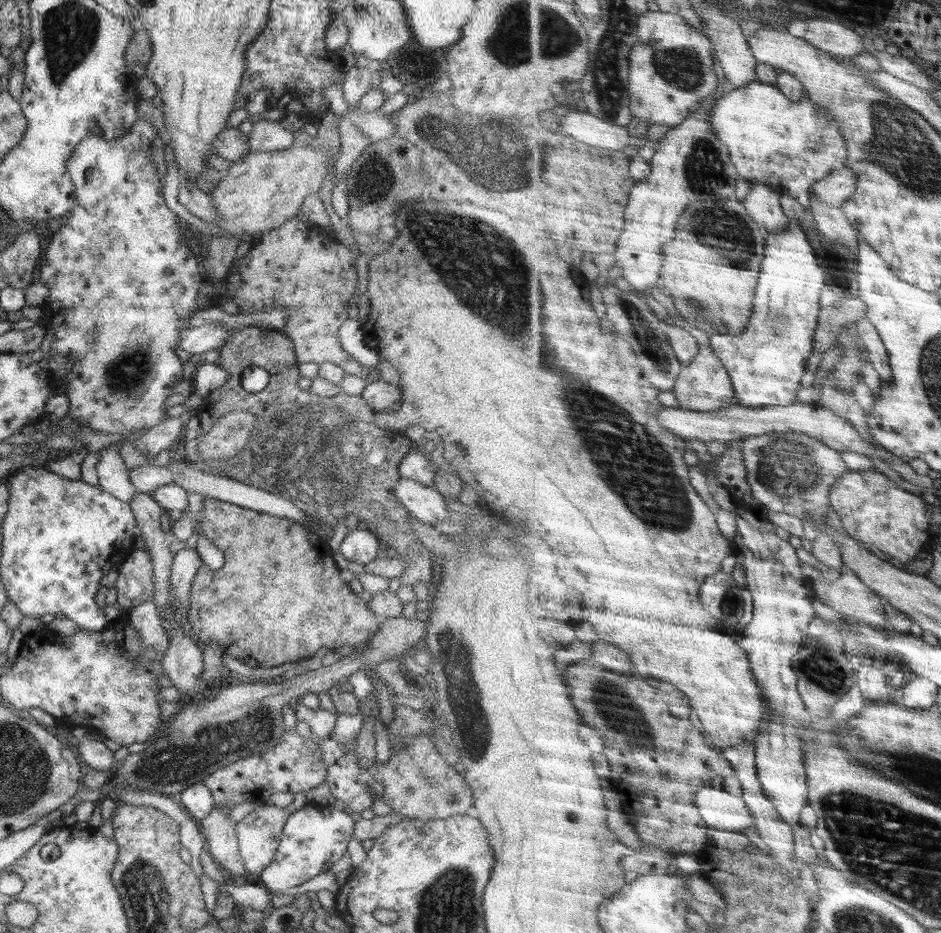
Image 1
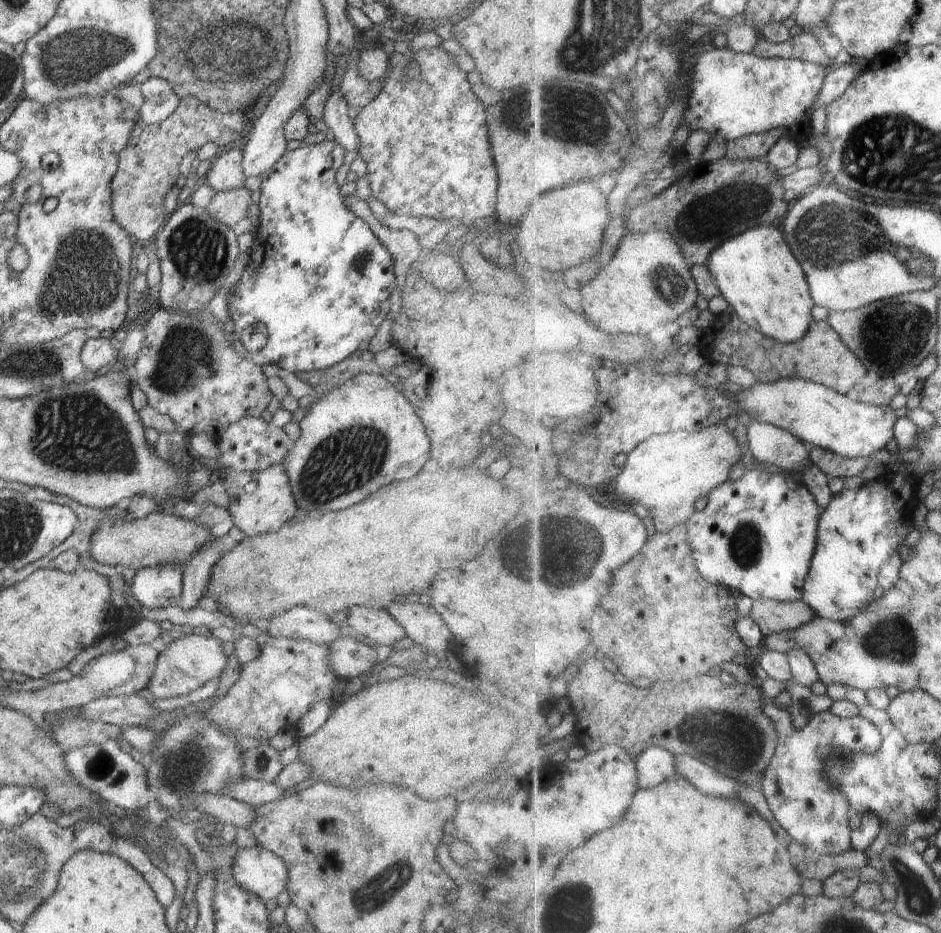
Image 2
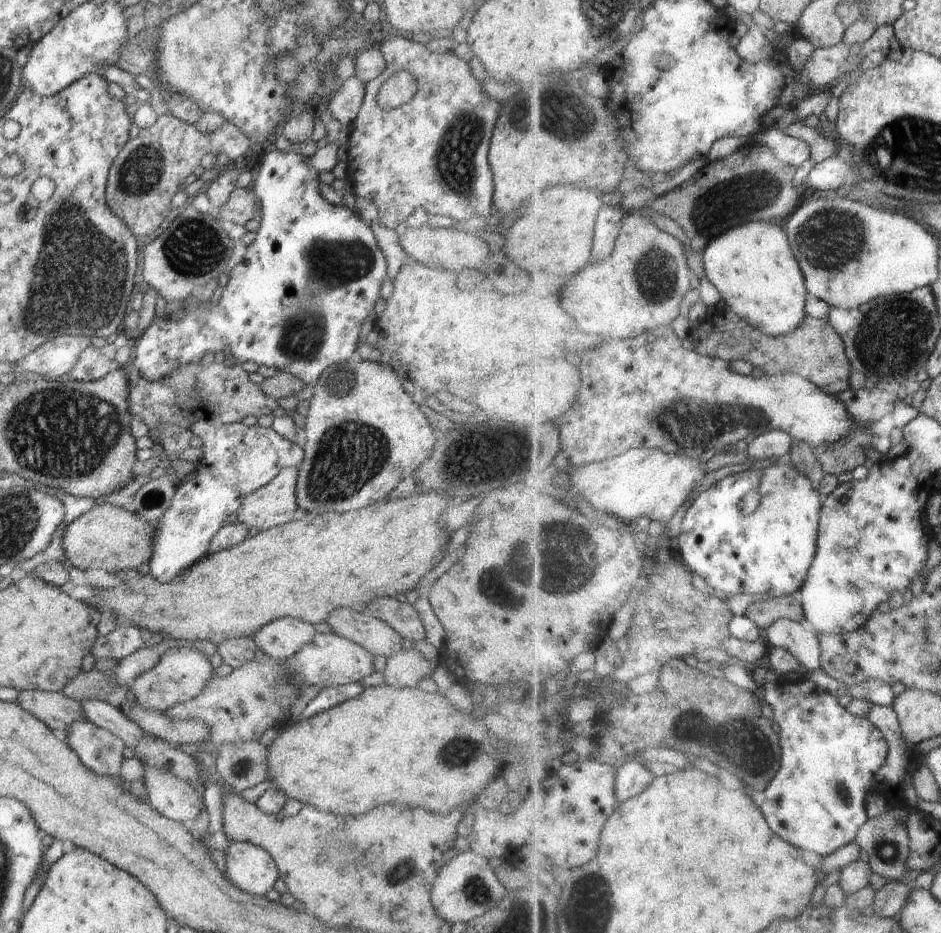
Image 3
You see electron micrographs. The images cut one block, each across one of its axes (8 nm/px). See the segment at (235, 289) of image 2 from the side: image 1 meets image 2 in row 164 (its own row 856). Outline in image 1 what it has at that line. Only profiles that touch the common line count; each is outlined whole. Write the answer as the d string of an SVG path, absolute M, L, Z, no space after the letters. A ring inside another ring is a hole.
M307 803L289 814L284 825L277 851L270 866L259 875L265 888L274 894L283 893L286 888L304 884L322 873L326 873L334 862L340 860L352 841L354 820L348 810L339 810L332 803L324 805Z

